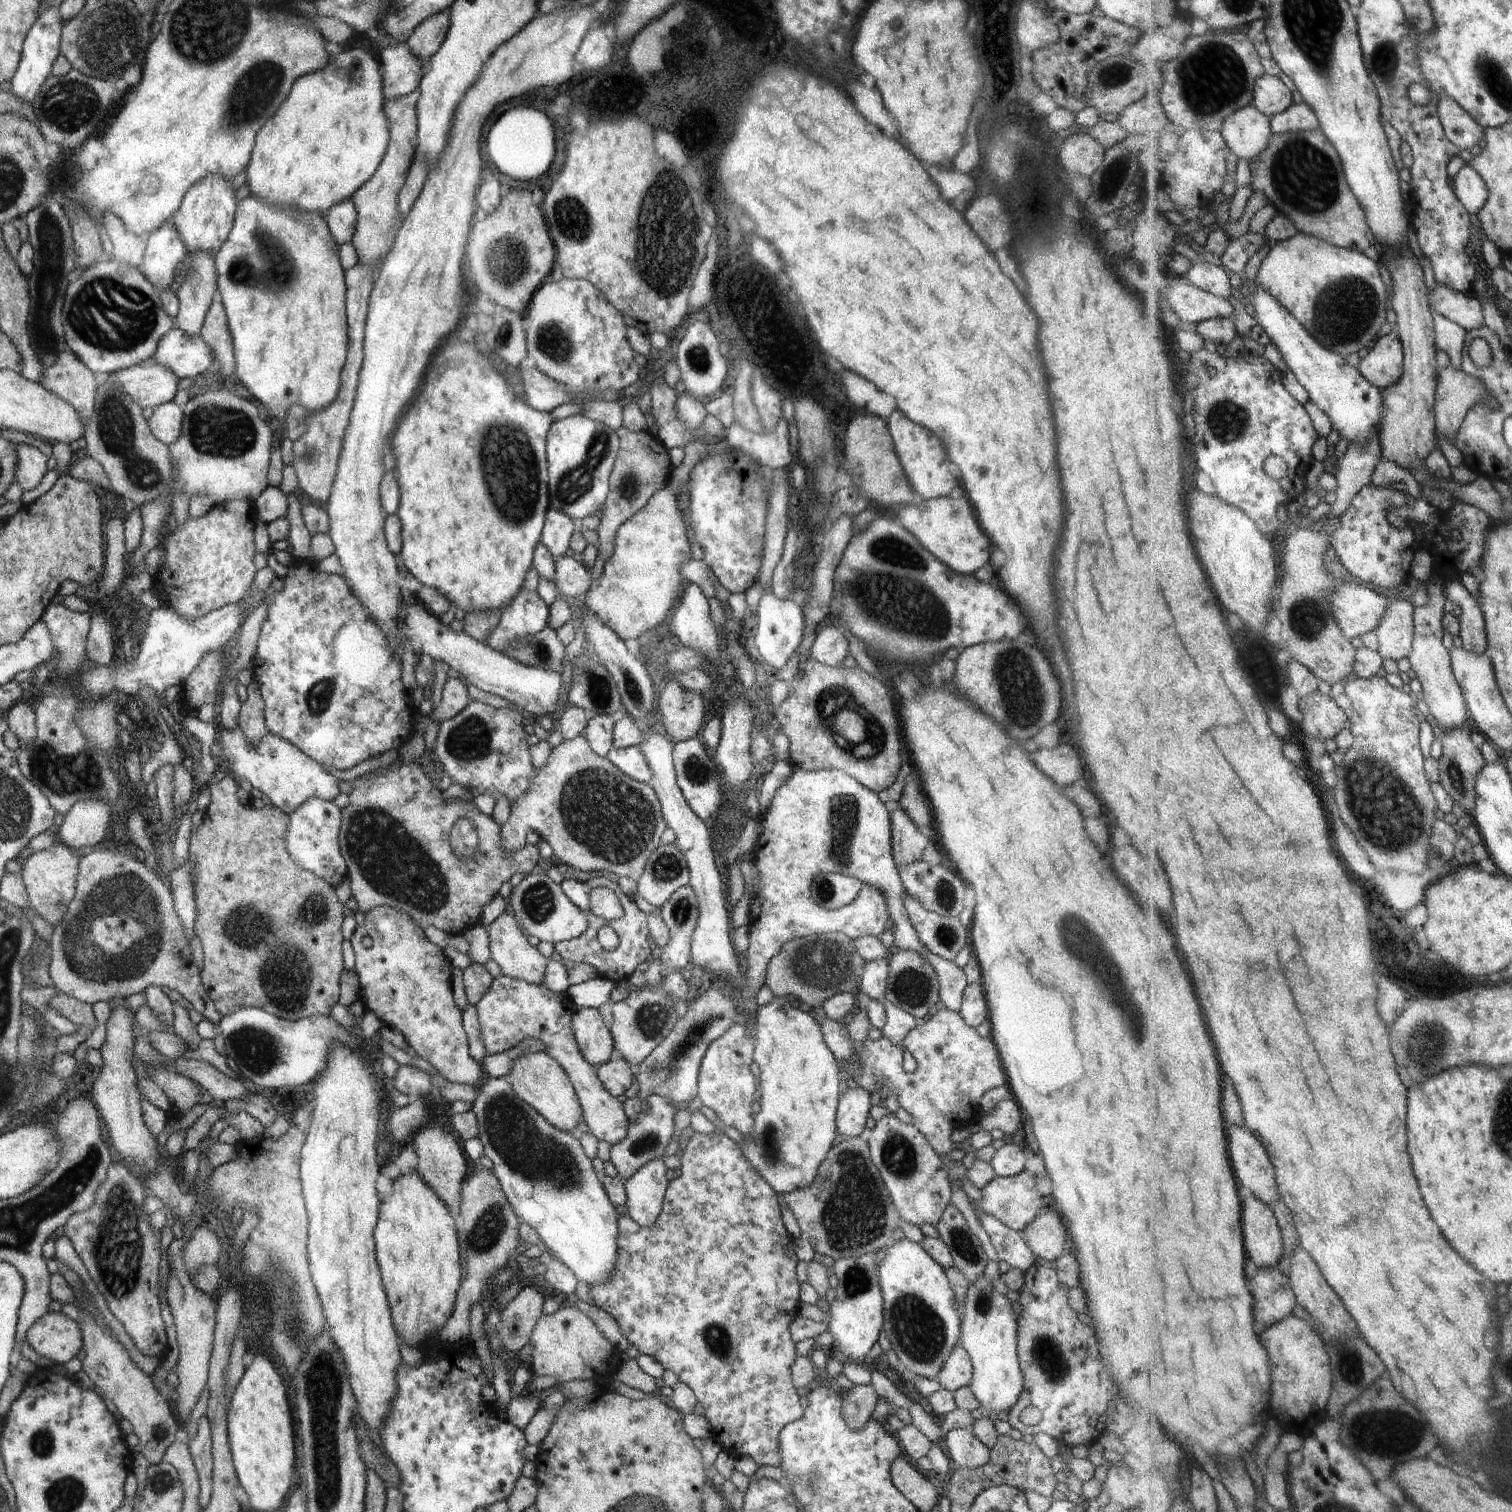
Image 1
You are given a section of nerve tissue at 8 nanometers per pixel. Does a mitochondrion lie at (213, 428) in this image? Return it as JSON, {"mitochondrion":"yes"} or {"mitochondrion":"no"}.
{"mitochondrion":"yes"}

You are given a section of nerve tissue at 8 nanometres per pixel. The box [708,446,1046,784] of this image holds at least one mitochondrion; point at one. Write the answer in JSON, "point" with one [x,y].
{"point":[924,614]}

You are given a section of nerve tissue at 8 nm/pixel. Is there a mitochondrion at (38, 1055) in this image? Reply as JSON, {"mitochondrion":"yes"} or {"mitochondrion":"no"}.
{"mitochondrion":"yes"}

